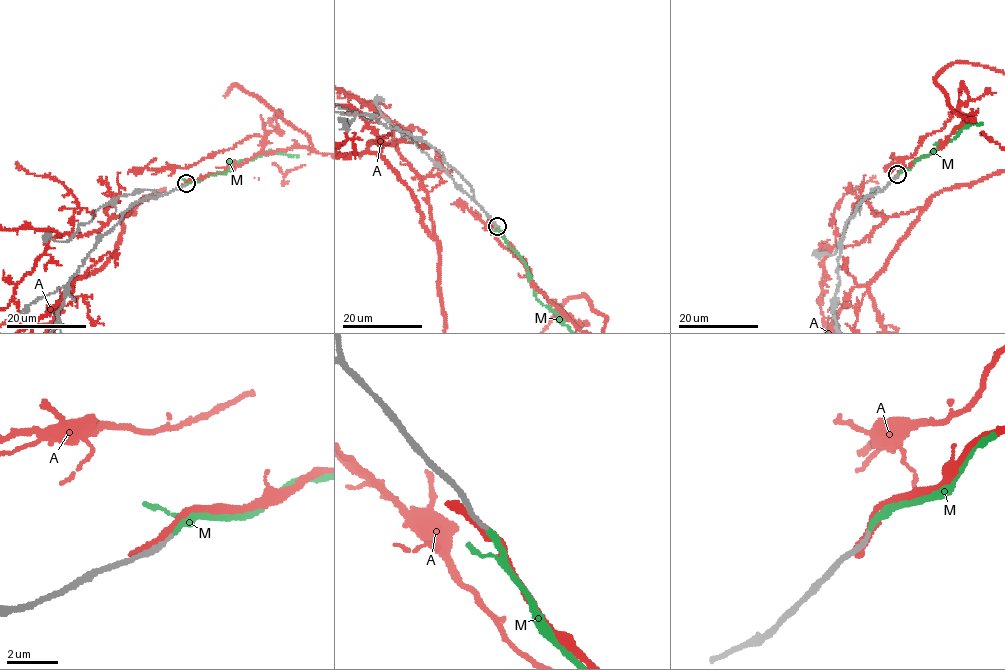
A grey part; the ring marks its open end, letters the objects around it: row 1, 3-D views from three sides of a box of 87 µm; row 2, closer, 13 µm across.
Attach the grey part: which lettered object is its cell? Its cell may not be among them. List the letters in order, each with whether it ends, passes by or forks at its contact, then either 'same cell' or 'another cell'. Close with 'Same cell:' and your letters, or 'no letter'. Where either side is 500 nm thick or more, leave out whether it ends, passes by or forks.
A: it ends; another cell
M: it ends; same cell
Same cell: M

